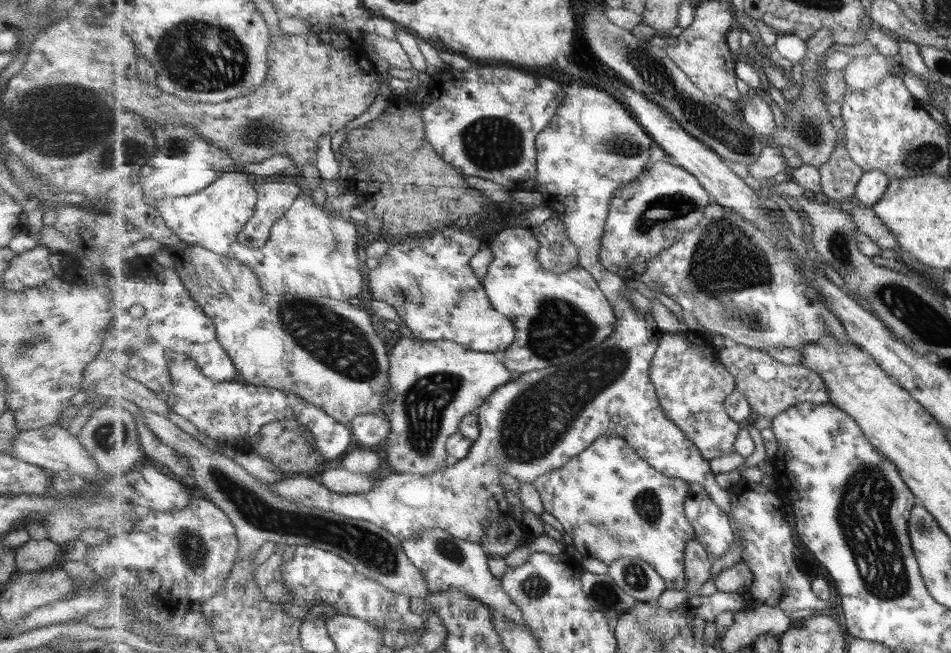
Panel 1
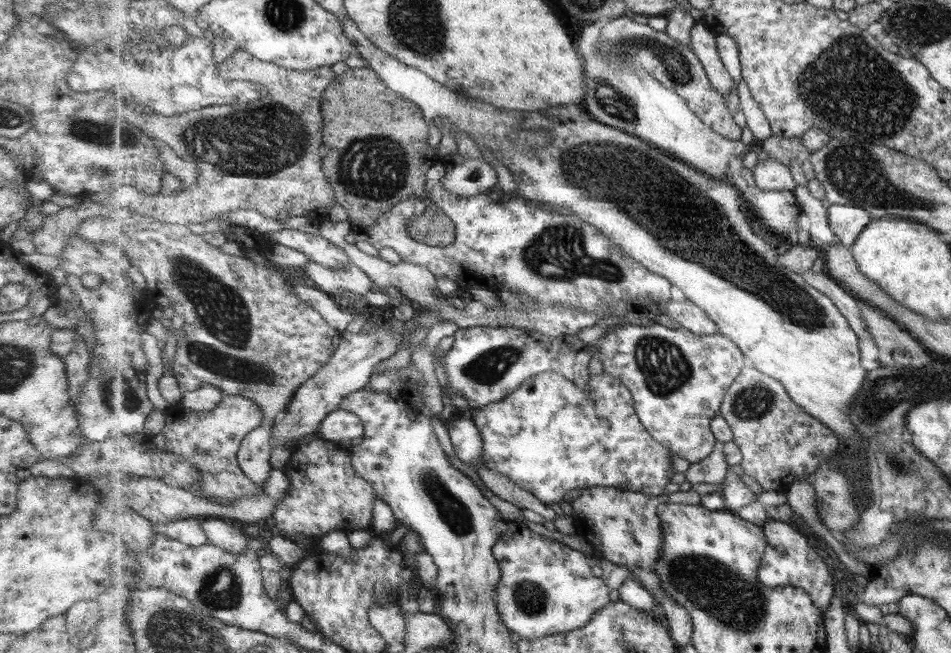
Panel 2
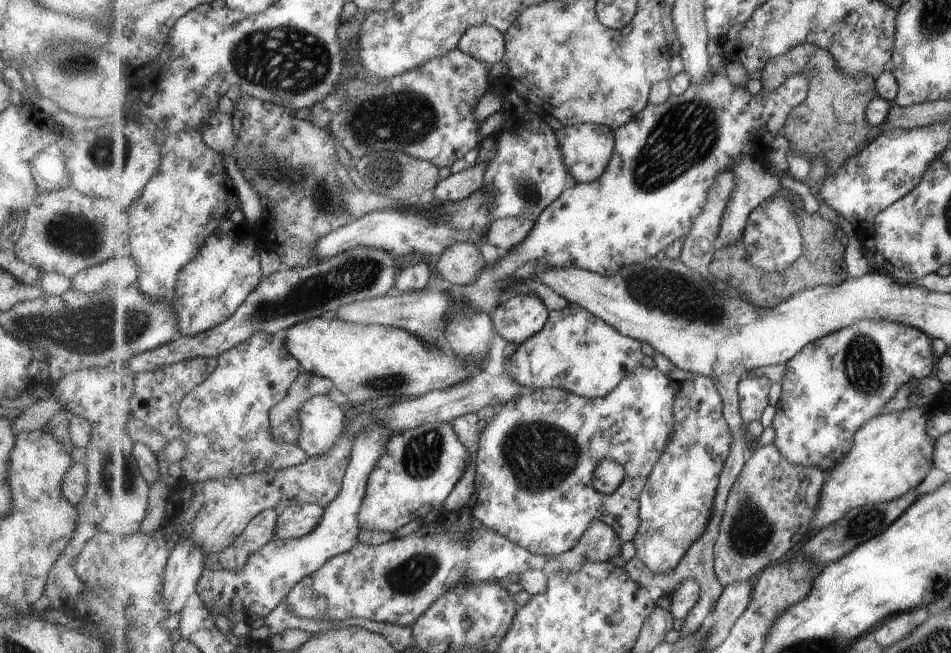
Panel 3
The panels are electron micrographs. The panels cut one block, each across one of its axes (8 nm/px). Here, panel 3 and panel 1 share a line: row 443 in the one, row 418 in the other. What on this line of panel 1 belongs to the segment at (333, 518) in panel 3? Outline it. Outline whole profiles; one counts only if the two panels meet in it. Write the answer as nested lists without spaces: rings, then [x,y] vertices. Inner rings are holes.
[[[377,410],[377,412],[356,416],[351,430],[359,443],[377,446],[389,438],[391,423],[385,411]]]

